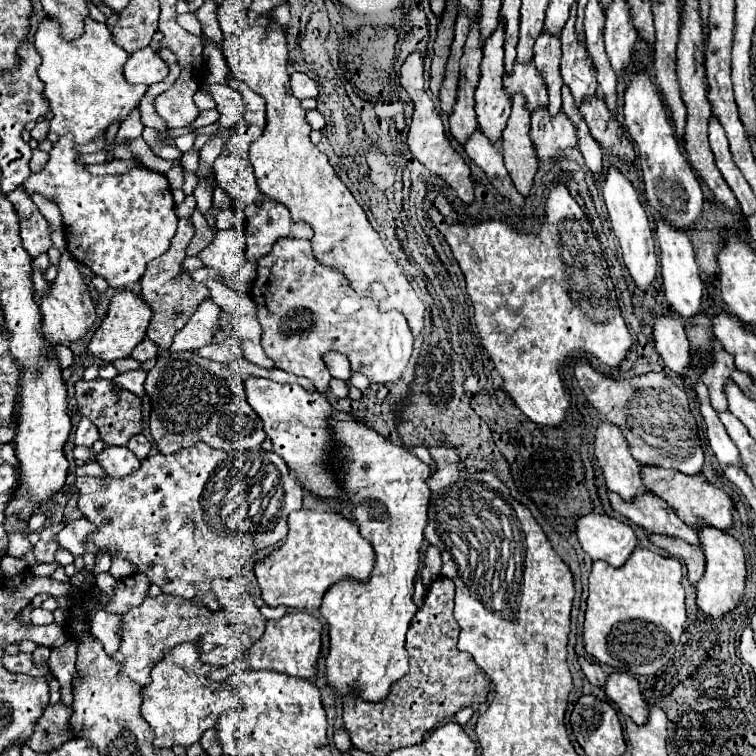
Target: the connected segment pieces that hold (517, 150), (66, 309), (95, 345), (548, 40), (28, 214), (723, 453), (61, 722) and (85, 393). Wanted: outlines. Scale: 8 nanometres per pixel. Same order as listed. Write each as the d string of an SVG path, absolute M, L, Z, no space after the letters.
M520 95L512 97L512 113L508 119L508 127L504 129L504 165L510 173L510 179L518 193L528 197L534 175L536 175L536 151L530 141L530 115L524 111L524 99Z
M64 251L58 263L58 275L54 281L48 283L48 291L40 297L40 311L42 311L42 327L44 327L44 335L54 343L66 343L66 341L76 341L80 339L94 323L96 319L96 311L94 311L94 303L90 299L88 287L76 267L76 259Z
M118 291L110 305L108 305L108 313L106 317L102 319L100 327L94 331L90 343L88 343L88 349L94 357L100 357L104 361L116 361L116 359L122 359L122 357L128 357L132 353L132 349L146 337L146 327L148 327L148 321L152 317L152 311L150 307L146 305L146 301L142 301L138 295L134 295L132 291Z
M542 33L540 39L536 39L536 71L544 79L544 85L548 89L548 113L554 117L558 115L562 101L560 101L560 89L562 89L562 79L560 79L560 39L552 37L548 33Z
M16 187L14 191L6 193L6 199L14 205L18 219L20 219L20 237L24 241L26 251L30 257L38 257L40 253L46 253L52 247L50 241L50 227L34 201L28 197L24 187Z
M702 381L696 383L696 393L698 393L698 399L700 399L700 413L702 413L702 417L706 421L706 427L708 427L708 441L710 441L710 447L712 447L718 463L722 467L728 467L728 465L742 467L742 459L740 459L740 455L736 451L736 445L732 443L732 439L724 431L724 425L720 423Z
M62 701L58 705L48 705L44 715L36 721L34 735L26 741L26 745L34 751L52 751L66 739L72 739L72 735L68 735L70 715L72 709L66 707Z
M80 379L76 385L76 401L80 415L88 417L100 431L100 439L106 445L126 445L128 439L142 431L142 401L138 395L116 387L112 381Z

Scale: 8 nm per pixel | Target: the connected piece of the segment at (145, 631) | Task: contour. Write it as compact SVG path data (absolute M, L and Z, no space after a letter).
M214 579L212 591L220 601L218 611L210 611L186 599L160 593L158 597L144 599L128 613L122 613L122 629L118 631L120 645L112 655L112 659L120 665L120 675L126 675L140 687L146 687L150 683L152 667L166 655L166 651L180 643L196 643L200 647L202 663L216 667L232 663L248 647L252 647L252 643L264 633L266 619L248 595L246 585L234 579Z

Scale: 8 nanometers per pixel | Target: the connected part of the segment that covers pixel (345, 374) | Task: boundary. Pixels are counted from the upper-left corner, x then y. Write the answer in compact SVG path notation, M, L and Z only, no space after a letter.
M328 353L324 355L324 361L328 363L328 369L330 369L330 375L334 379L344 379L348 381L350 379L350 367L348 367L348 359L340 353Z

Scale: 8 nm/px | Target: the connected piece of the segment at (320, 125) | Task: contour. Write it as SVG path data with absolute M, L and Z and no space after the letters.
M312 109L306 113L306 119L312 130L321 131L325 127L325 120L322 114L317 109Z

